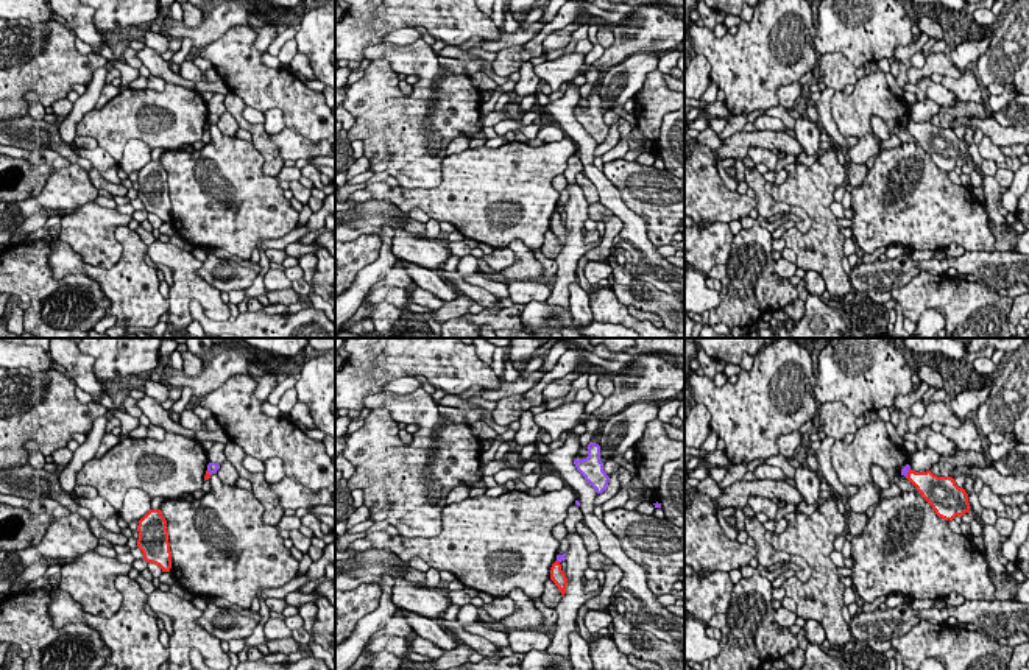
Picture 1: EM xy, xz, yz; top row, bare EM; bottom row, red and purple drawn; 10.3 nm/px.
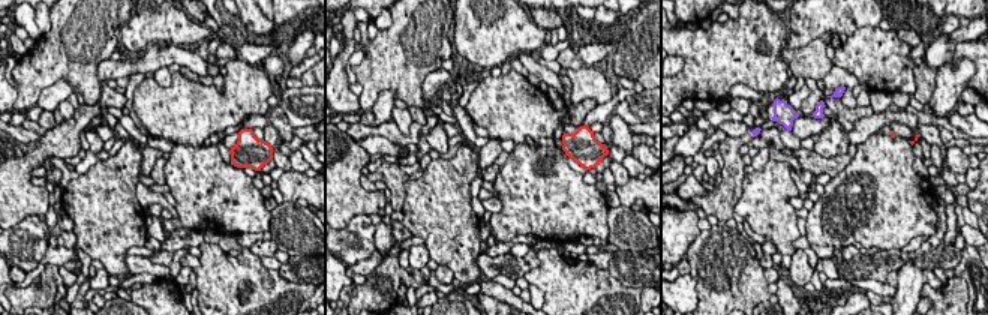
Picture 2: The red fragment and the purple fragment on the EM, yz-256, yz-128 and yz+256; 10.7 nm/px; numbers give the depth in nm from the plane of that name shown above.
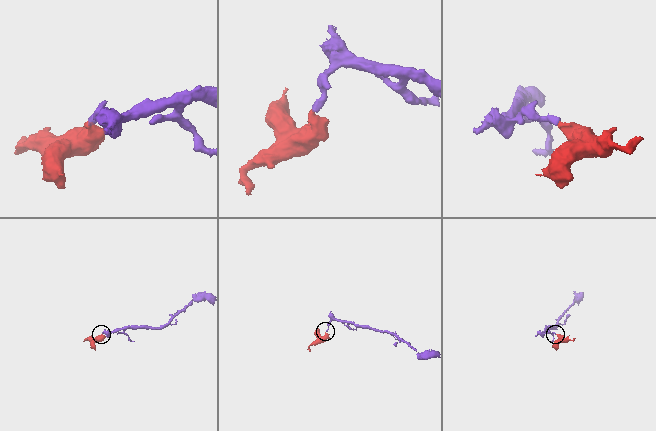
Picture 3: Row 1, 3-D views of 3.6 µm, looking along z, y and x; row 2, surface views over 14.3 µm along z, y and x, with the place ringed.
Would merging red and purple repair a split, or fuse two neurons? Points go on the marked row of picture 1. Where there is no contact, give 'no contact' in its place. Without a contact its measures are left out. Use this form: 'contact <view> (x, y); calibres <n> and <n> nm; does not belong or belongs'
contact yz (908, 472); calibres 240 and 70 nm; does not belong

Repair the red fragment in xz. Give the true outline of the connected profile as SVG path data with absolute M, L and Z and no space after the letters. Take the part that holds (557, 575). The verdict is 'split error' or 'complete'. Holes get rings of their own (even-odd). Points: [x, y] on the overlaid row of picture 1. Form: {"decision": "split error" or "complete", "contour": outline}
{"decision": "complete", "contour": "M555 561L550 567L550 580L555 583L555 586L560 589L561 595L564 597L568 578L566 573L561 570L560 561Z"}

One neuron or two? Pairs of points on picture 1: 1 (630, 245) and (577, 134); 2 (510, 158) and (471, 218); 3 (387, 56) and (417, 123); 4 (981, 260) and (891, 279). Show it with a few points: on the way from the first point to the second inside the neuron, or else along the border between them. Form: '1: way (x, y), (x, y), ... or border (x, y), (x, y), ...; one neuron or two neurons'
1: way (627, 217), (590, 170), (588, 162); one neuron
2: way (510, 173), (510, 179), (487, 203); one neuron
3: way (384, 77), (384, 105), (396, 117); one neuron
4: way (959, 264), (912, 268); one neuron

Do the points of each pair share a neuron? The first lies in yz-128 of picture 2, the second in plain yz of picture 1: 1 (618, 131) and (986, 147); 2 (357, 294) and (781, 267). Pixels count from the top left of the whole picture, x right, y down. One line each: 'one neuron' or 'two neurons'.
1: one neuron
2: two neurons

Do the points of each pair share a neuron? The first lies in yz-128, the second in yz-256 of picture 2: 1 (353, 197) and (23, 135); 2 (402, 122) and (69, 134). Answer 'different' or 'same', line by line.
1: different
2: different

